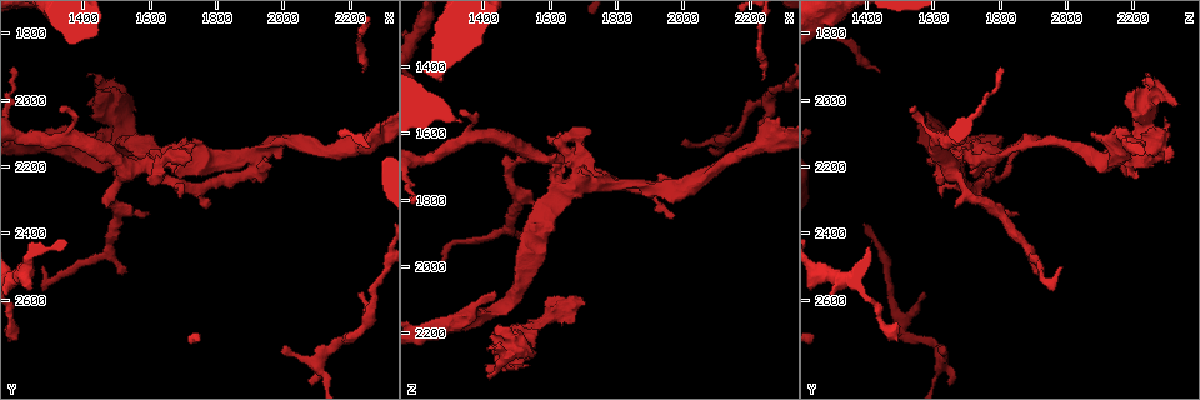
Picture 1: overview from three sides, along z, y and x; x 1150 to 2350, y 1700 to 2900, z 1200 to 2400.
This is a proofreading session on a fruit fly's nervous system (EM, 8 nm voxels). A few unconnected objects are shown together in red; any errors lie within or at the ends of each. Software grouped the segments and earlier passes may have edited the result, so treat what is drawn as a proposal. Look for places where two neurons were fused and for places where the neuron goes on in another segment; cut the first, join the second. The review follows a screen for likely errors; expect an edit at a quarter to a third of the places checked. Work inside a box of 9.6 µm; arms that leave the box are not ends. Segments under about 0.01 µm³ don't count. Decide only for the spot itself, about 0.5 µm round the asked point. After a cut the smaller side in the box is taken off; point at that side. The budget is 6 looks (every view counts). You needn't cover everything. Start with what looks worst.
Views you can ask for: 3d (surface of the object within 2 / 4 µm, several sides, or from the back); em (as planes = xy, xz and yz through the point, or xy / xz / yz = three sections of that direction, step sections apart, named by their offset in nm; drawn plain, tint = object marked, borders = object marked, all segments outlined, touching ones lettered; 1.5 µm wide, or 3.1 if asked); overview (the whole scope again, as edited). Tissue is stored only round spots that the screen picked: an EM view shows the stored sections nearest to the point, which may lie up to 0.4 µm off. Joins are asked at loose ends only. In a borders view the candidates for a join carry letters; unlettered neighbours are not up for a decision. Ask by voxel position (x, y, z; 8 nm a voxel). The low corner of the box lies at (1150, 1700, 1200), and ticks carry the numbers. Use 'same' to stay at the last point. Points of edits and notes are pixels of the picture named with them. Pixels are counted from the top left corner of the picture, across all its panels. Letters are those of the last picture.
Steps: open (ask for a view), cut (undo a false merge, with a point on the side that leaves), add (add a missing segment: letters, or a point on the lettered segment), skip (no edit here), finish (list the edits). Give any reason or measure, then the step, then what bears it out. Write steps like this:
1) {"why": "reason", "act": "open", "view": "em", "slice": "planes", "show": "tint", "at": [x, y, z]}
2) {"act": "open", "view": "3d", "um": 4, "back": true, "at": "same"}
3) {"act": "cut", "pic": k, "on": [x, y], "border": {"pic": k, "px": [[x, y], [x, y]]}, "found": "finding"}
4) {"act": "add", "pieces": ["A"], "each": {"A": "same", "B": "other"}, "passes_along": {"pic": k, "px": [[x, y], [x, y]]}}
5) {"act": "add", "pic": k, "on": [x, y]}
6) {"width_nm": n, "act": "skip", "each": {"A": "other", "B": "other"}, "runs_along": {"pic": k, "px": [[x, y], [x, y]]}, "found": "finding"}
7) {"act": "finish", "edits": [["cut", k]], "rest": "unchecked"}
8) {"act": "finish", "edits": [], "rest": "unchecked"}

{"why": "two arms at a narrow angle", "act": "open", "view": "em", "slice": "xz", "step": 8, "show": "tint", "at": [1560, 2130, 1920]}

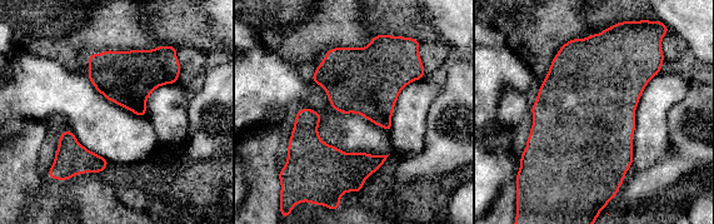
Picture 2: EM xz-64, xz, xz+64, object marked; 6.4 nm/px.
{"why": "another direction", "act": "open", "view": "em", "slice": "planes", "show": "borders", "at": "same"}

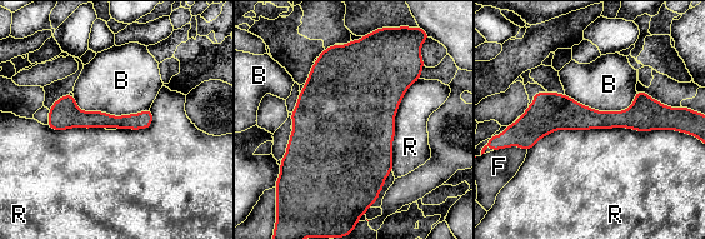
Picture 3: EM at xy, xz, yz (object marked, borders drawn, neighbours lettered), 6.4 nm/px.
{"act": "skip", "each": {"B": "other", "F": "other", "R": "other"}, "found": "continuous, no second neuron"}

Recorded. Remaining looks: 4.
{"why": "branch stops here", "act": "open", "view": "em", "slice": "planes", "show": "borders", "at": [1960, 2190, 1730]}

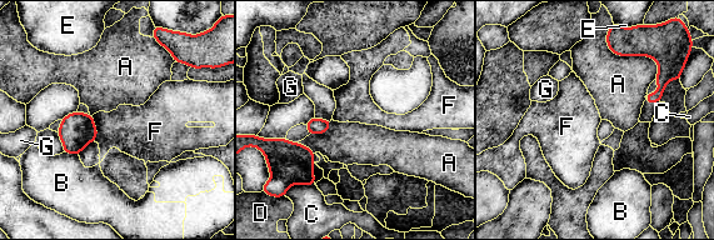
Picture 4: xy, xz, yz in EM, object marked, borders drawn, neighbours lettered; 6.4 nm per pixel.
{"act": "cut", "pic": 4, "on": [294, 161], "each": {"A": "other", "B": "other", "C": "other", "D": "other", "E": "other", "F": "other", "G": "other"}, "found": "two neurons meet here"}

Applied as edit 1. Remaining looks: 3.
{"why": "an open end", "act": "open", "view": "3d", "um": 2, "at": [2000, 2740, 1610]}

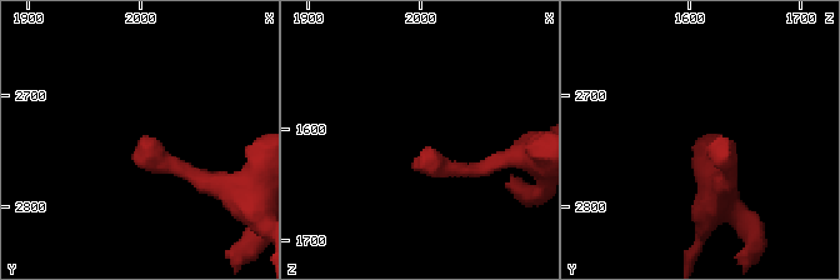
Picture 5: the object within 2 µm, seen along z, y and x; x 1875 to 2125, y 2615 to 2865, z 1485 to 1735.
{"act": "open", "view": "em", "slice": "xz", "step": 8, "show": "tint", "at": [2004, 2746, 1616]}

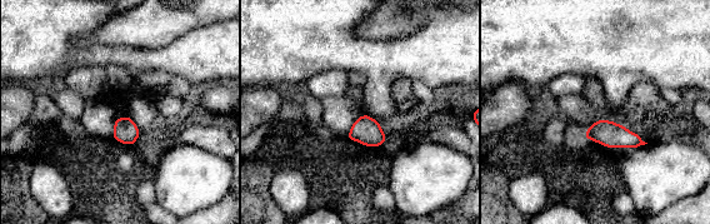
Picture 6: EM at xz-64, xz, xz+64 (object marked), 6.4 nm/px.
{"why": "cut it another way", "act": "open", "view": "em", "slice": "planes", "show": "borders", "at": "same"}

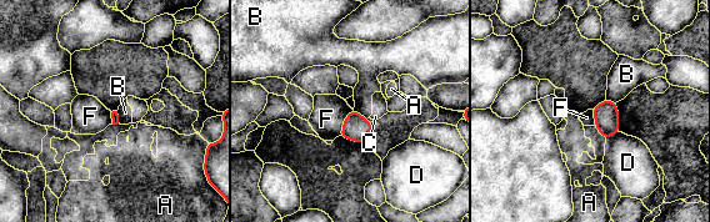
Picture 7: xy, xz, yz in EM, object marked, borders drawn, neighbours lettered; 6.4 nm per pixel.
{"longest_contact_nm": ["F", 190], "act": "skip", "each": {"A": "other", "B": "other", "C": "other", "D": "other", "F": "other"}, "border": {"pic": 7, "px": [[353, 110], [345, 117], [339, 135]]}, "found": "no lettered segment goes on from it"}

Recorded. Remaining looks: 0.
{"act": "finish", "edits": [["cut", 4]], "rest": "unchecked"}

